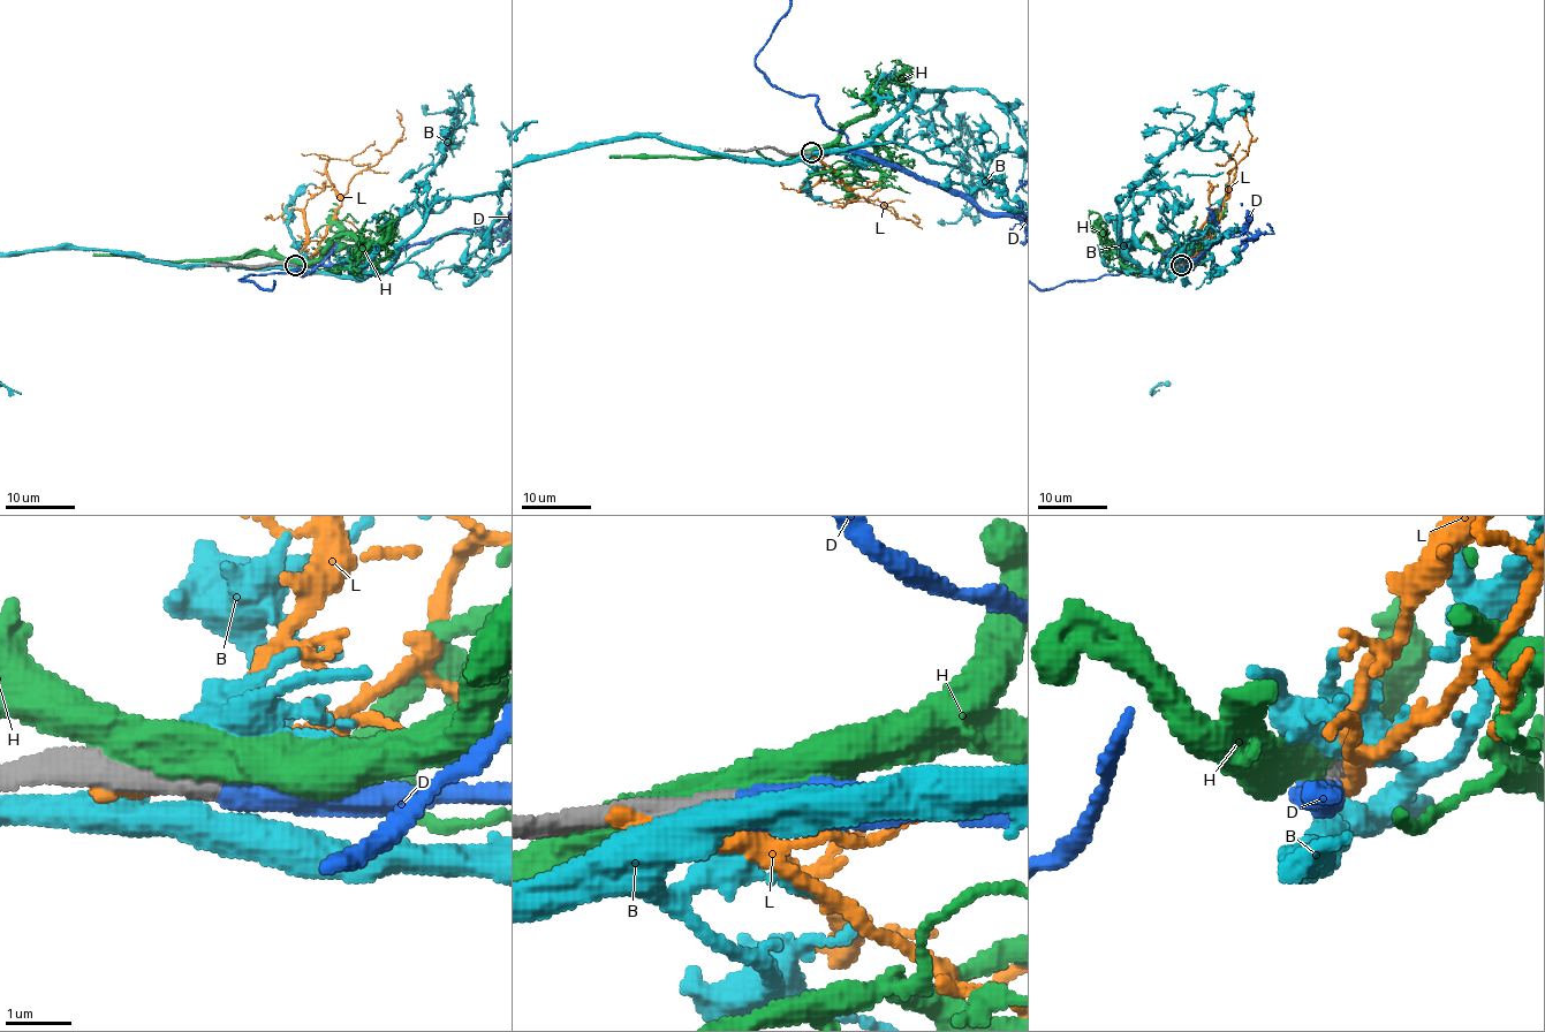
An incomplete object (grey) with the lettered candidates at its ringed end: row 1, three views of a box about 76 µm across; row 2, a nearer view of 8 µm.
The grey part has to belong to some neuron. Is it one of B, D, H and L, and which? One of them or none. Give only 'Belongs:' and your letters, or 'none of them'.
Belongs: D

